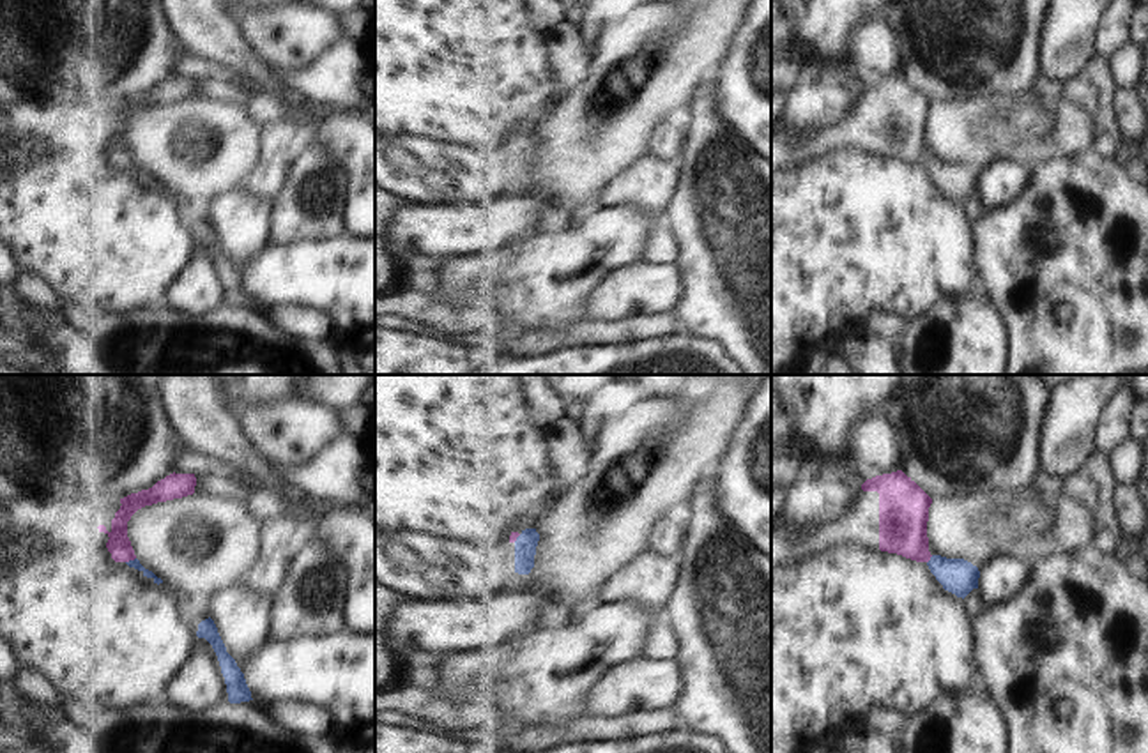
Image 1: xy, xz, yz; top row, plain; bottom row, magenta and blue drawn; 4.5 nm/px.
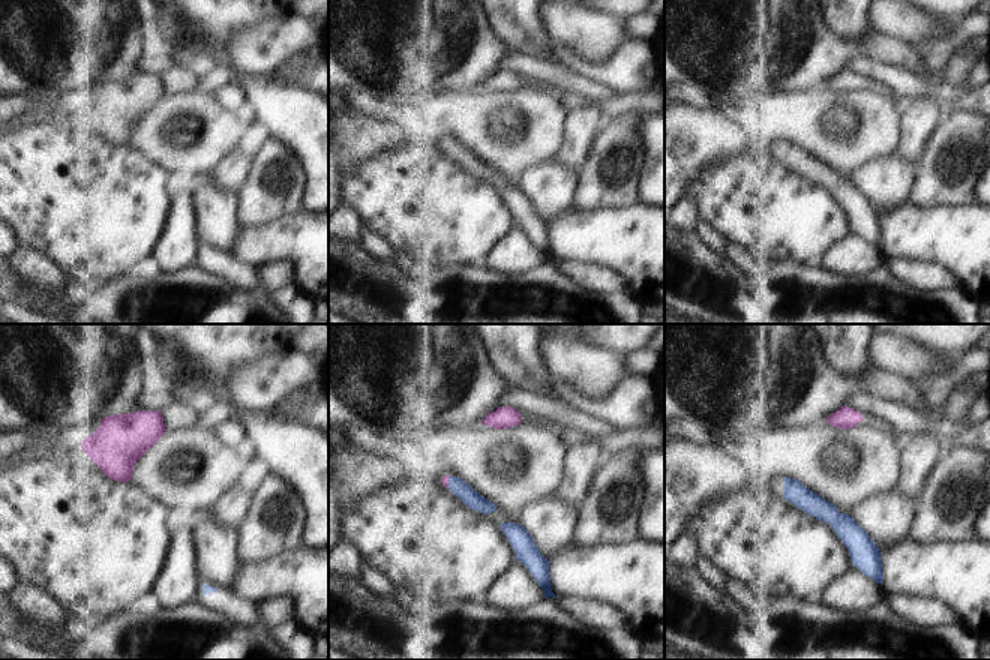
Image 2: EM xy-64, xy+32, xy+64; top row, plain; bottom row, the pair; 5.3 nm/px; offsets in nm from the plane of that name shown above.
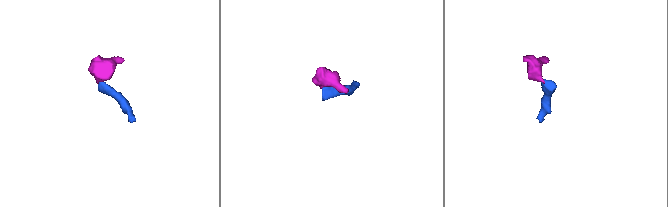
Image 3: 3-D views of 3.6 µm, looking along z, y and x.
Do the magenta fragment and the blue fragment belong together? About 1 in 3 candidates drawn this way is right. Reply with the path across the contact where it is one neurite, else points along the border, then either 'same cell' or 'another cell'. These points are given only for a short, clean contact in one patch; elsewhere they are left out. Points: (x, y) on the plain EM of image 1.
way xy (119, 149), (130, 163), (135, 167); same cell

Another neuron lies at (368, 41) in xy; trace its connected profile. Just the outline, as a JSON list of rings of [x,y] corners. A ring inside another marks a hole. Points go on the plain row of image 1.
[[[375,11],[370,23],[370,30],[361,39],[363,51],[366,55],[366,69],[375,76]]]

